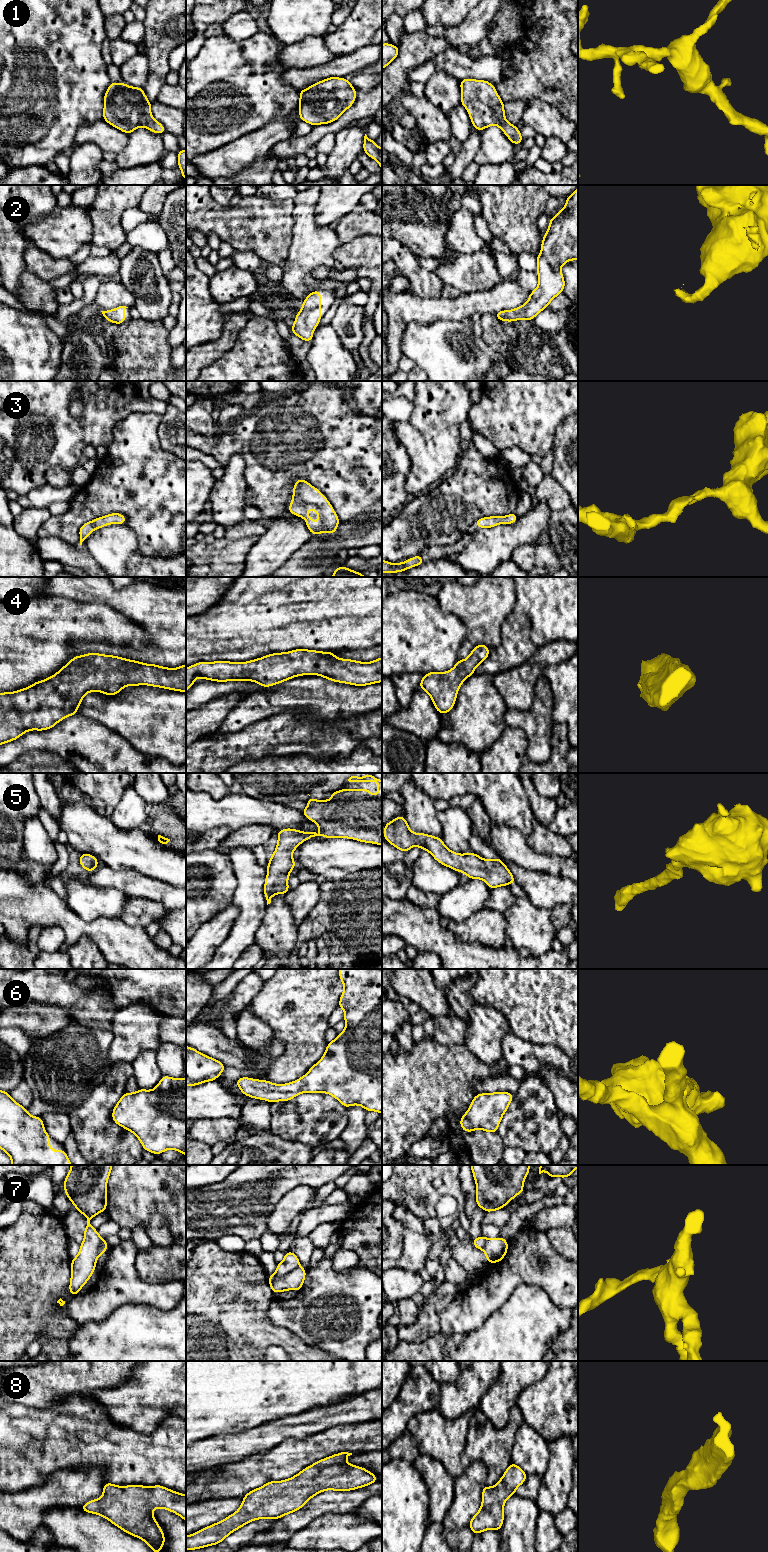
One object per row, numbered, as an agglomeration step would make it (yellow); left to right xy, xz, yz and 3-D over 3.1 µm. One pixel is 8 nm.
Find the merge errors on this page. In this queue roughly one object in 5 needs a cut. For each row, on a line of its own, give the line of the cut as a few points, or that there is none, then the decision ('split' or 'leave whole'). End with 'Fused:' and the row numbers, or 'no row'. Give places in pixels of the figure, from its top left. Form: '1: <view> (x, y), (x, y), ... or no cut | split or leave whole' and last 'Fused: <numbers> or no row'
1: no cut | leave whole
2: no cut | leave whole
3: no cut | leave whole
4: no cut | leave whole
5: no cut | leave whole
6: no cut | leave whole
7: xz (299, 1266), (284, 1275), (275, 1274) | split
8: no cut | leave whole
Fused: 7

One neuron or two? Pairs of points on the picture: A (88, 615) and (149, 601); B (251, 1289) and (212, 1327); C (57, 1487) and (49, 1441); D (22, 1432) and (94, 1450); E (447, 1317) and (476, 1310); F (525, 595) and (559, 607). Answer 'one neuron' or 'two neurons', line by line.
A: two neurons
B: one neuron
C: two neurons
D: one neuron
E: one neuron
F: one neuron

